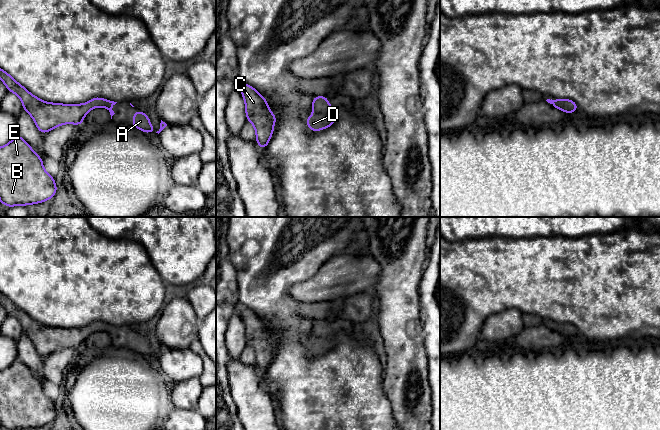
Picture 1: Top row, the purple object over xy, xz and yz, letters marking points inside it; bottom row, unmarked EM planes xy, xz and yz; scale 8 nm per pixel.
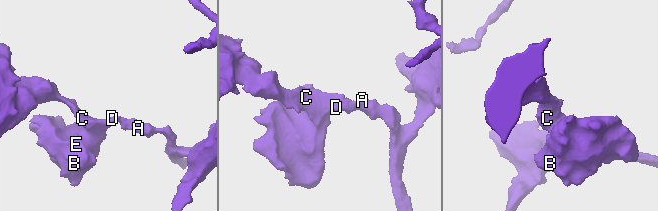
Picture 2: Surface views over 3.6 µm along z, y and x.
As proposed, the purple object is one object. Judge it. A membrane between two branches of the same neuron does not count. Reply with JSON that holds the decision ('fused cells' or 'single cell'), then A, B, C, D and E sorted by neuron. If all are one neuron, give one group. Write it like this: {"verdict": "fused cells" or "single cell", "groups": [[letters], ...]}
{"verdict": "single cell", "groups": [["A", "B", "C", "D", "E"]]}

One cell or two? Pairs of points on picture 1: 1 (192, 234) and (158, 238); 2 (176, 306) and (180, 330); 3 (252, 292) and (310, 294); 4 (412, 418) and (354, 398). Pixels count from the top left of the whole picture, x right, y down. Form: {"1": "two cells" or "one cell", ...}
{"1": "one cell", "2": "one cell", "3": "two cells", "4": "two cells"}

